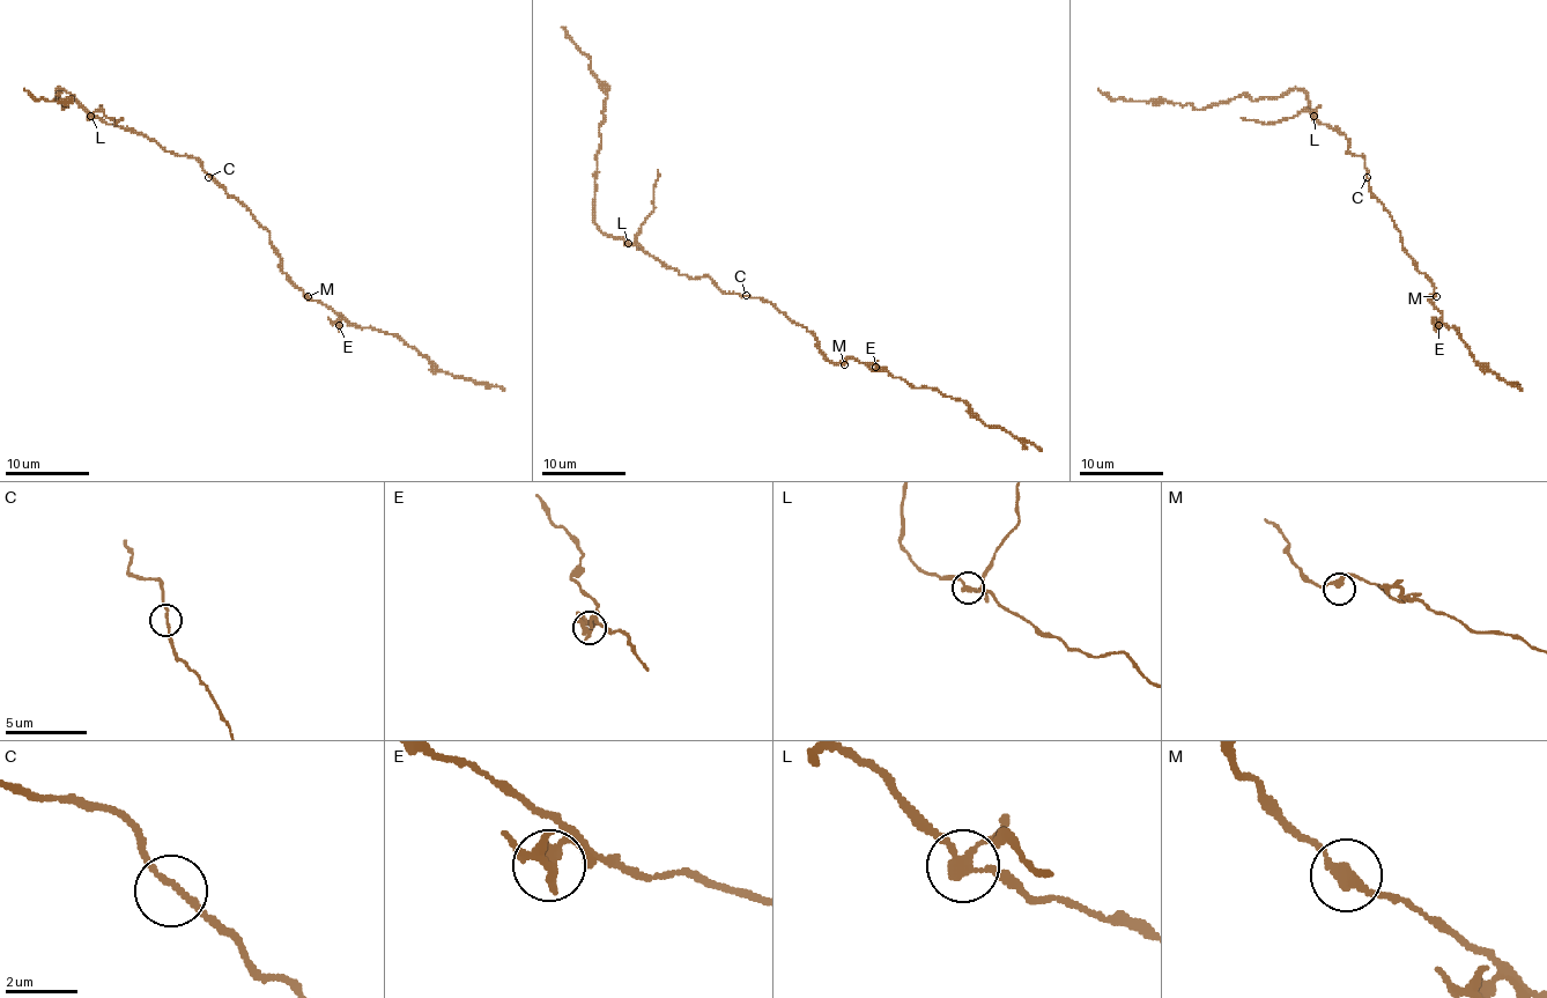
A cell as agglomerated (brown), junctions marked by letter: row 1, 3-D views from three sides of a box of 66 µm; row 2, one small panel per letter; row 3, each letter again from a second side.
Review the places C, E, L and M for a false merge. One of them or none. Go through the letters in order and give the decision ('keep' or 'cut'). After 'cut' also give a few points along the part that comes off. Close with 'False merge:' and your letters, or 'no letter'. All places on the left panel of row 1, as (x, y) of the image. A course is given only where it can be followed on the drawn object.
C: keep
E: keep
L: cut; course (91, 116), (95, 109), (102, 111), (117, 124), (120, 118)
M: keep
False merge: L

